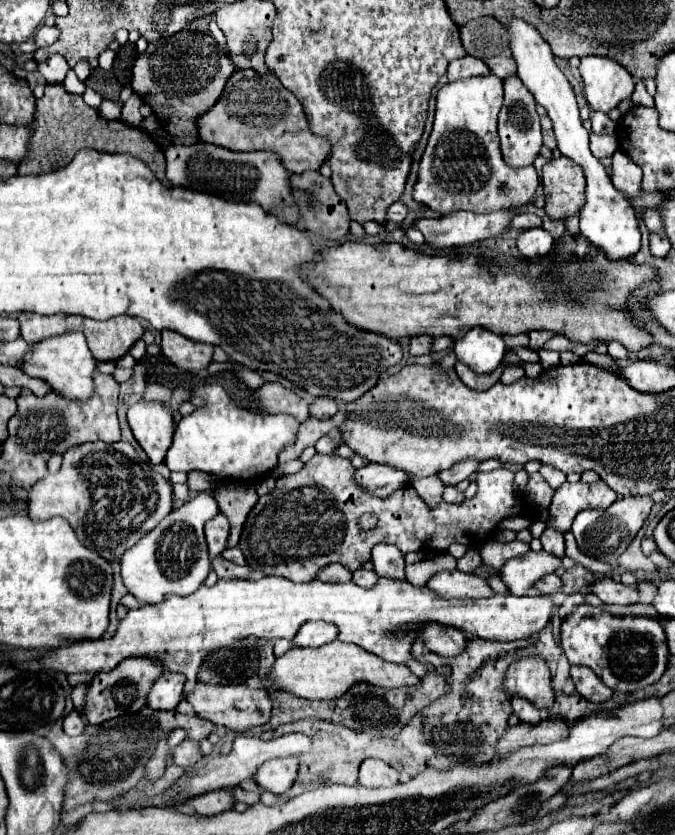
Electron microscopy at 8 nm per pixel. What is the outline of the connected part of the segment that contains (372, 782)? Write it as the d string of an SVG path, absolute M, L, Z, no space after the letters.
M368 758L360 766L360 776L358 782L366 788L380 788L380 786L394 786L398 784L398 770L392 768L390 764Z

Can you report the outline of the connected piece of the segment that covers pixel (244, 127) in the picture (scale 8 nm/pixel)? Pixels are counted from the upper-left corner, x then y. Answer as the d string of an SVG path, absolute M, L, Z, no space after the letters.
M236 70L220 100L204 118L198 118L200 138L216 146L224 146L236 152L272 150L280 156L280 162L290 174L302 174L306 170L320 170L330 156L330 142L310 132L302 104L296 96L282 86L274 74L256 74L254 70Z

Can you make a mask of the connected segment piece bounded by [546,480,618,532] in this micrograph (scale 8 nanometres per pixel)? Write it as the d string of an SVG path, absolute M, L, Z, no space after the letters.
M598 480L596 484L564 482L552 498L552 504L548 508L550 520L546 522L546 526L552 526L560 532L568 532L578 512L588 508L604 510L614 504L614 500L618 500L618 494L602 480Z

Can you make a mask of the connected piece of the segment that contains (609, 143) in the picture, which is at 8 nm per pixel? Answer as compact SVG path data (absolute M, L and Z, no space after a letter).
M590 134L590 150L598 160L612 158L612 154L618 150L618 142L614 136L598 136Z

